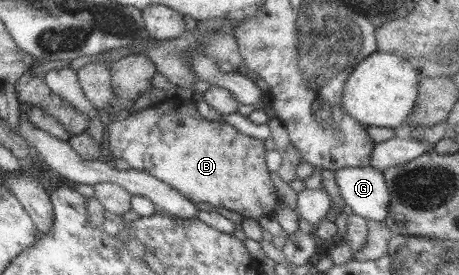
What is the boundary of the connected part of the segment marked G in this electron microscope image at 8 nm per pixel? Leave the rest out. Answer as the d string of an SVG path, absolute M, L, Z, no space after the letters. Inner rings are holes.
M371 166L344 167L334 171L334 184L352 213L367 220L385 221L389 210L389 189L381 171Z

